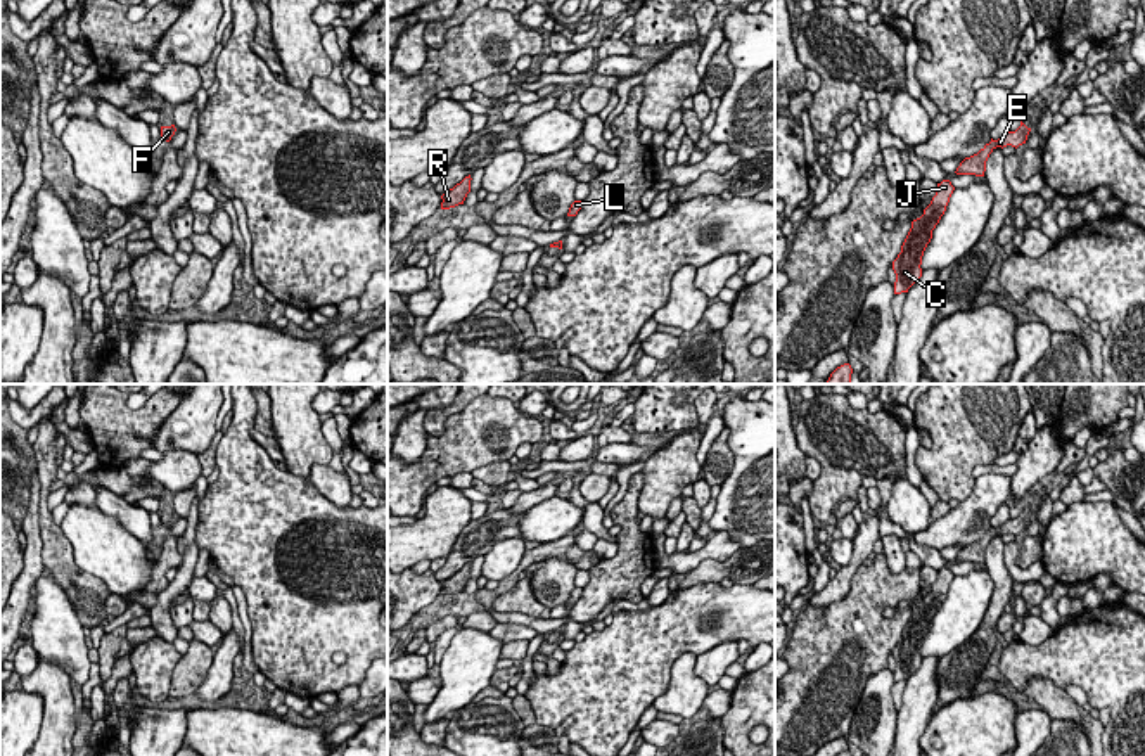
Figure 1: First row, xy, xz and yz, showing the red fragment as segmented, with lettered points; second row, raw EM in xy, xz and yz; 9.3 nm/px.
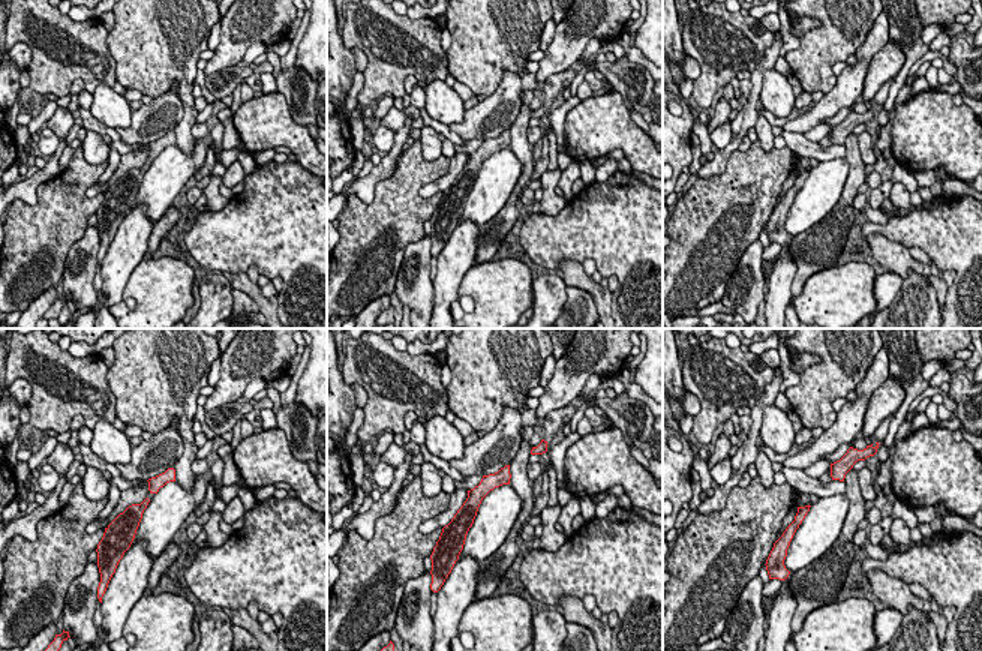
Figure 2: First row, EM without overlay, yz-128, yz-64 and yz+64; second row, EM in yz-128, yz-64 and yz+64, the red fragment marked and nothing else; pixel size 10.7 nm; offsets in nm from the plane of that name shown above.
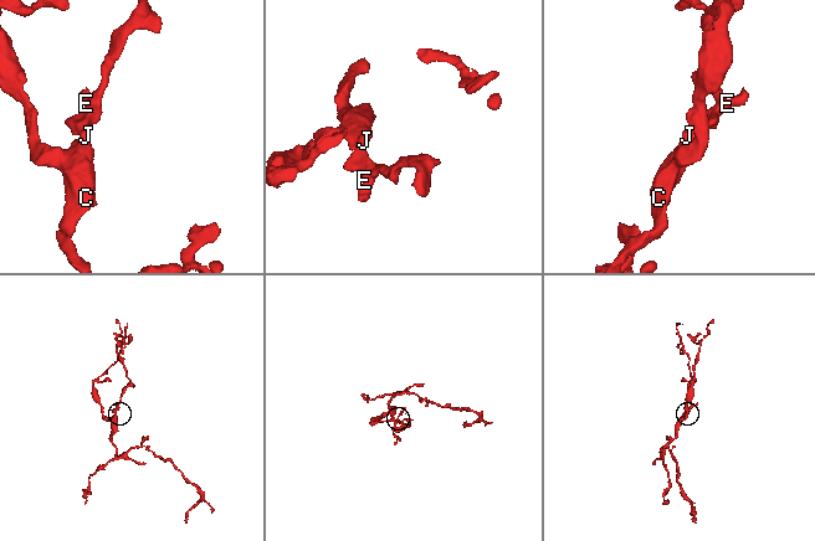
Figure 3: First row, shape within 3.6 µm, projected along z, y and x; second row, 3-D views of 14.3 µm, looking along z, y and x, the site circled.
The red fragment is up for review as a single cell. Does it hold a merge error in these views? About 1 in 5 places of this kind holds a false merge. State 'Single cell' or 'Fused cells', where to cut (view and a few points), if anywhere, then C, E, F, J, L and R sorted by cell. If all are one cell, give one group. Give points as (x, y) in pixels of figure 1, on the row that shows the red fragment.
Single cell. No split. Groups: C E F J L R

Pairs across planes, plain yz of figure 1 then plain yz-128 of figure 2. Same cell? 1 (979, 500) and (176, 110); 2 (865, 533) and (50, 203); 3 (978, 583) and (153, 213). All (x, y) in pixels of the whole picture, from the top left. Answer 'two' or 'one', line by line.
1: one
2: two
3: one

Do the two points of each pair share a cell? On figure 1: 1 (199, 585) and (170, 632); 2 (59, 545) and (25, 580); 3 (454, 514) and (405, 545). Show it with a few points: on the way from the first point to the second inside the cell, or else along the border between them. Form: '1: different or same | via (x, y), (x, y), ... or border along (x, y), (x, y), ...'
1: different | border along (194, 576), (187, 587)
2: different | border along (37, 521), (44, 566)
3: same | via (441, 525), (426, 540), (417, 542)

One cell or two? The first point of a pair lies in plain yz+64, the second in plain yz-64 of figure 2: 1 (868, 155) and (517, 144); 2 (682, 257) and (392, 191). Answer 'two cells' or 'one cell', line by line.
1: two cells
2: one cell

